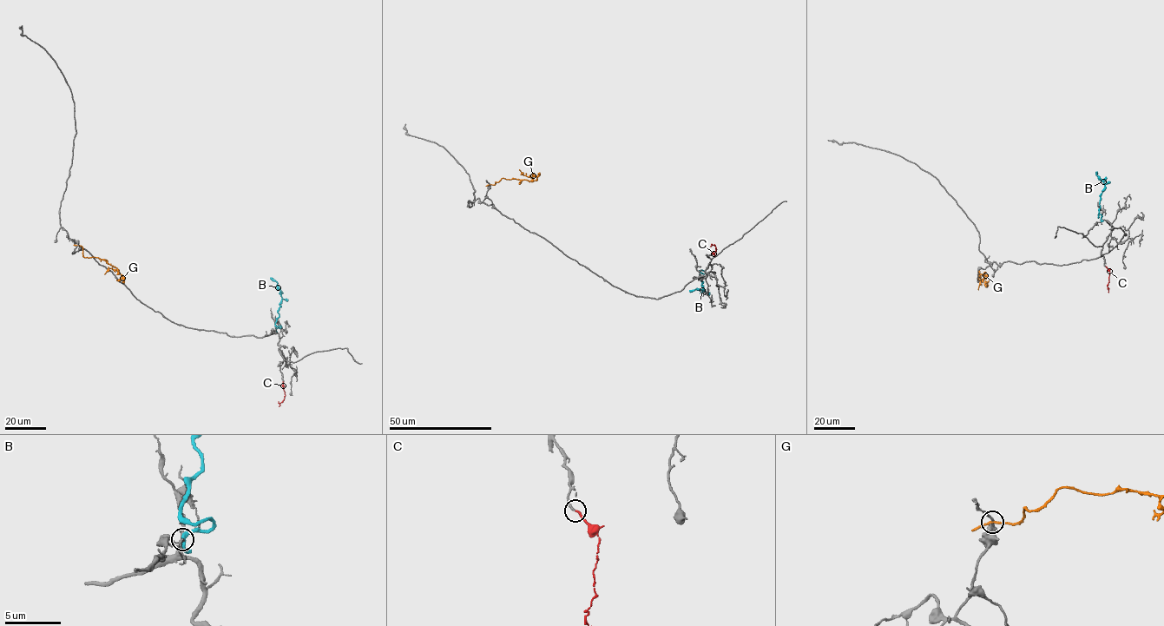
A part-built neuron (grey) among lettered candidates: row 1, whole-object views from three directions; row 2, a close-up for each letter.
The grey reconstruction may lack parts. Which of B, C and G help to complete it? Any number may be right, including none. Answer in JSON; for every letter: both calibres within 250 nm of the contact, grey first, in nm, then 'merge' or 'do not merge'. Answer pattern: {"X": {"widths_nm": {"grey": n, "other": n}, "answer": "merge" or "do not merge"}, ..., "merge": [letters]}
{"B": {"widths_nm": {"grey": 180, "other": 320}, "answer": "do not merge"}, "C": {"widths_nm": {"grey": 220, "other": 200}, "answer": "merge"}, "G": {"widths_nm": {"grey": 180, "other": 180}, "answer": "do not merge"}, "merge": ["C"]}

